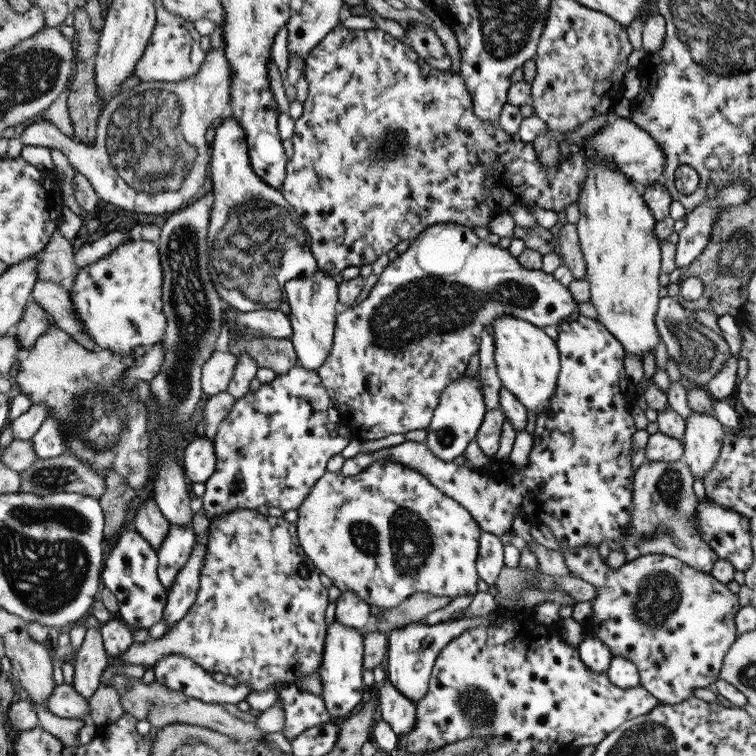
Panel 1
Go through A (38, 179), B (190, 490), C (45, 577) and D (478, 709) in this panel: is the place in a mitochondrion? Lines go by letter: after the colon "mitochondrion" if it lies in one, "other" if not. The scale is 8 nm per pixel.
A: other
B: other
C: mitochondrion
D: mitochondrion

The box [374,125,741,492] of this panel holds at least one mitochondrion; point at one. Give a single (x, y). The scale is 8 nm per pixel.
(698, 351)

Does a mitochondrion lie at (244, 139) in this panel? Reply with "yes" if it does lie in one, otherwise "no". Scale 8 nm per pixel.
no

